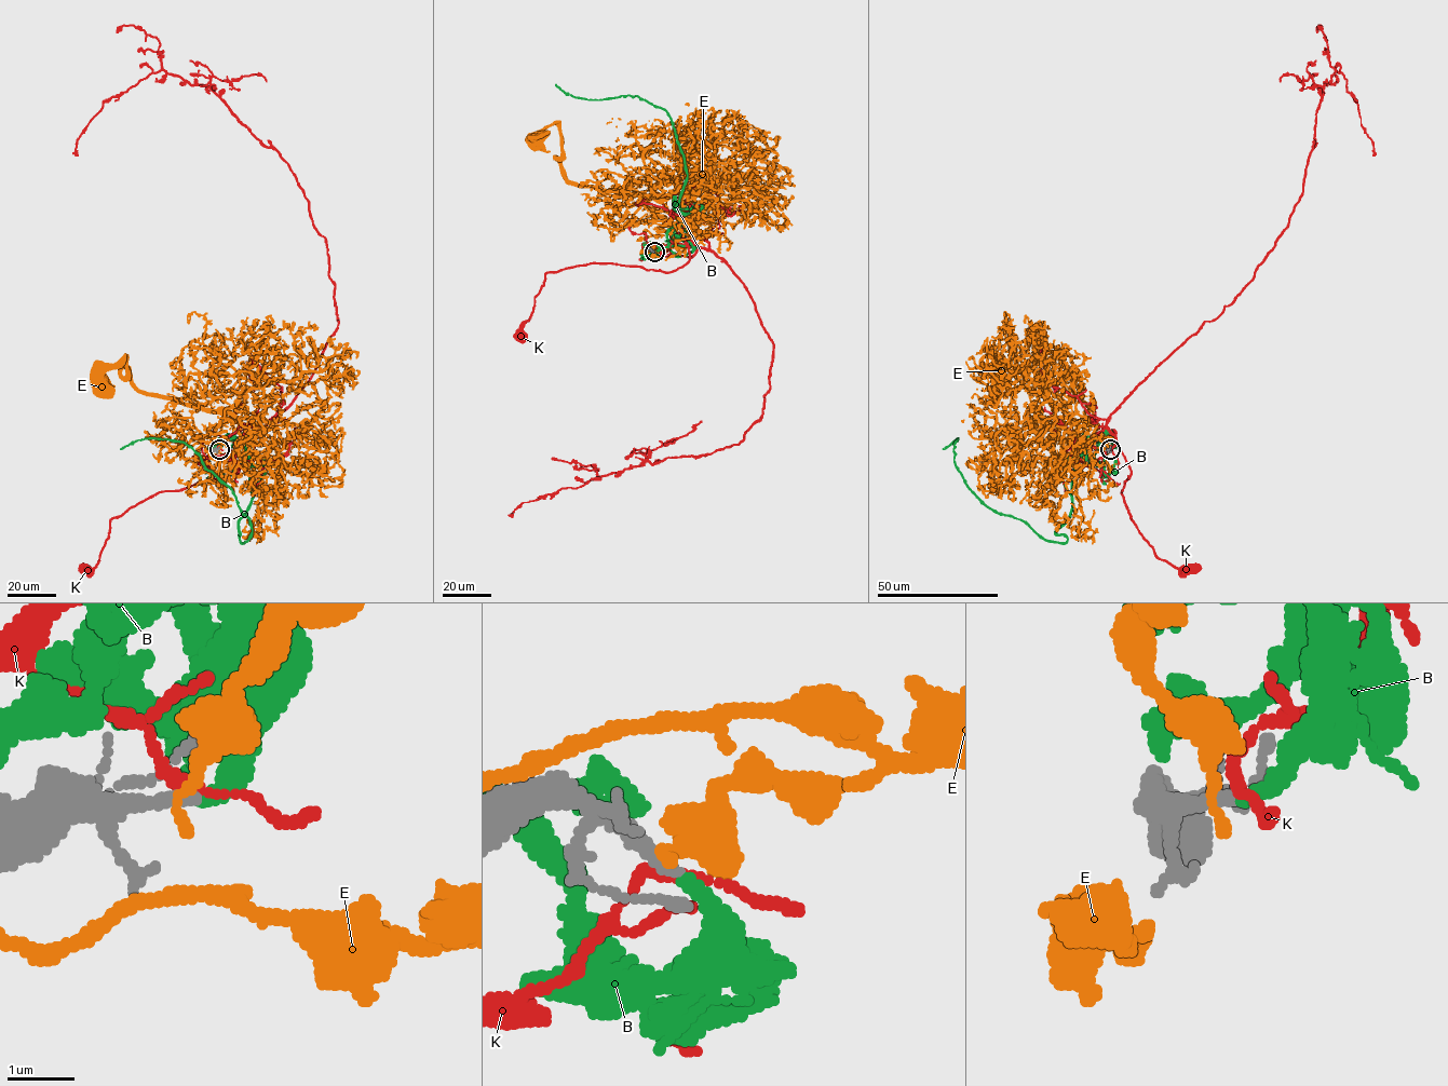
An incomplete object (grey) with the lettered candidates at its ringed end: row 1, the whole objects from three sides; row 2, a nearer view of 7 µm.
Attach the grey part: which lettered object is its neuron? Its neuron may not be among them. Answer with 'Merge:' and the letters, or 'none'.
Merge: B

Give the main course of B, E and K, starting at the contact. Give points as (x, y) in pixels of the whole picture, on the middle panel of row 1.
B: (654, 252), (687, 214), (674, 198), (674, 207), (687, 171), (668, 113), (638, 96), (581, 98), (555, 84)
E: (653, 250), (668, 249), (686, 221), (658, 200), (572, 184), (556, 159), (562, 137), (555, 123), (532, 140)
K: (653, 252), (649, 256), (675, 253), (691, 257), (665, 272), (614, 263), (547, 272), (520, 334)

